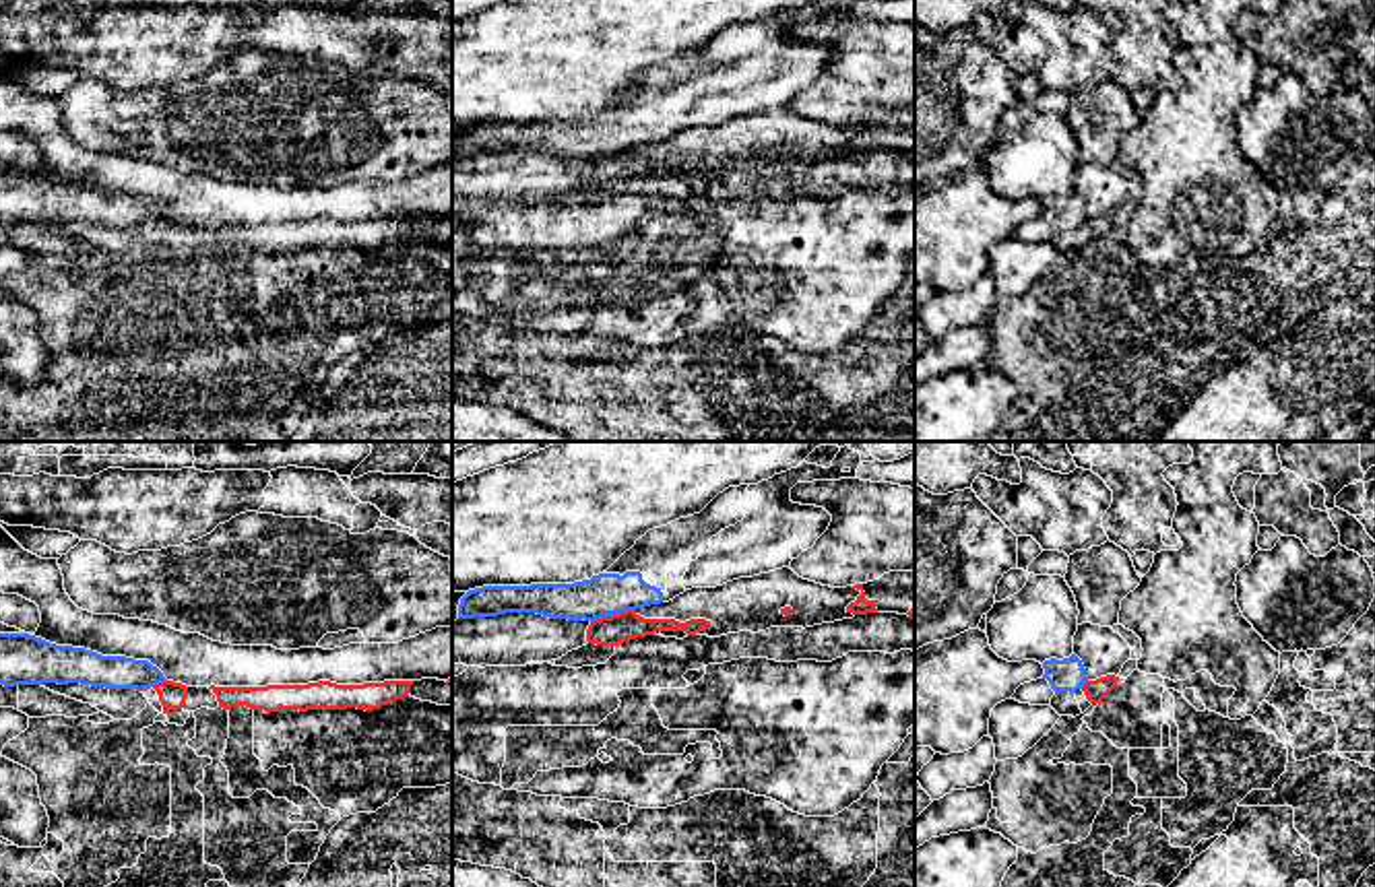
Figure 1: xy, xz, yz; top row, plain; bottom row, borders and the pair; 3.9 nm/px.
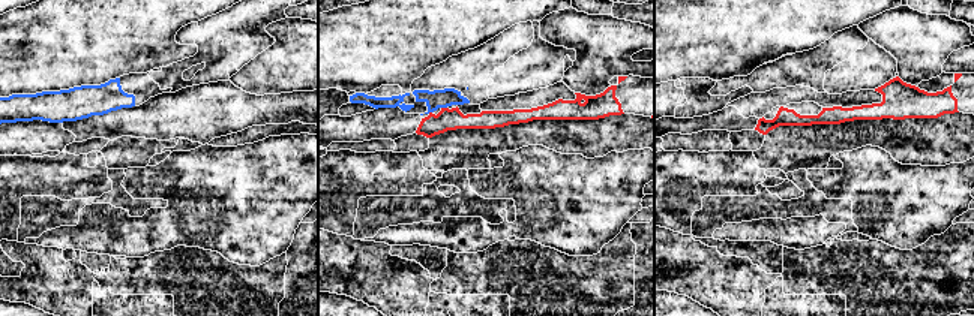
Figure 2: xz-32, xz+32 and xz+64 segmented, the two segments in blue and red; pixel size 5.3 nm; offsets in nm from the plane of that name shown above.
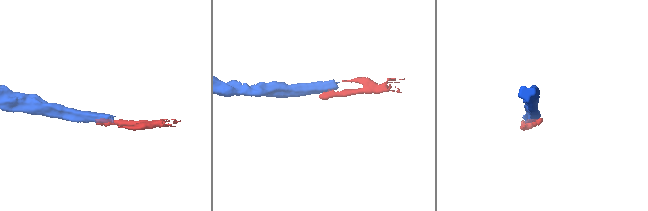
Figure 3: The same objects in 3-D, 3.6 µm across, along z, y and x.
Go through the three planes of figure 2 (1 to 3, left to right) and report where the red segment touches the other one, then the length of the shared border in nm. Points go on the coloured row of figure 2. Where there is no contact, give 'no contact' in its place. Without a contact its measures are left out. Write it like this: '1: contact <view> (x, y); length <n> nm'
1: no contact
2: contact xz+32 (444, 107); length 30 nm
3: no contact

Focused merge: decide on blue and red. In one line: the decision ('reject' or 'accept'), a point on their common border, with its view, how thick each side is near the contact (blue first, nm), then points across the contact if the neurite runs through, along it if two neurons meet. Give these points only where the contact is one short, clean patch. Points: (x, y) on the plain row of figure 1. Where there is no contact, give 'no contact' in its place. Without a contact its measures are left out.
reject; meets blue in xz at (612, 151); 170 nm thick on the blue side, 120 nm on the other; border along xz (634, 147), (601, 153), (591, 159)

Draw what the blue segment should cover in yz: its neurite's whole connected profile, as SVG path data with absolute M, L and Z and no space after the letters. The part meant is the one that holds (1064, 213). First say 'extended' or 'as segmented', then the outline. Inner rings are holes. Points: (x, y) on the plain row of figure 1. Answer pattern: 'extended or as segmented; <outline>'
extended; M1076 192L1063 198L1045 198L1043 206L1045 212L1036 219L1020 223L1012 237L1030 243L1049 243L1055 231L1076 231L1088 219L1086 206Z

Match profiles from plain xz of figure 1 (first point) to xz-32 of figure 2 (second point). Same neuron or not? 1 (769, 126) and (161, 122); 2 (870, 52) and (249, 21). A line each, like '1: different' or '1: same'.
1: same
2: different

